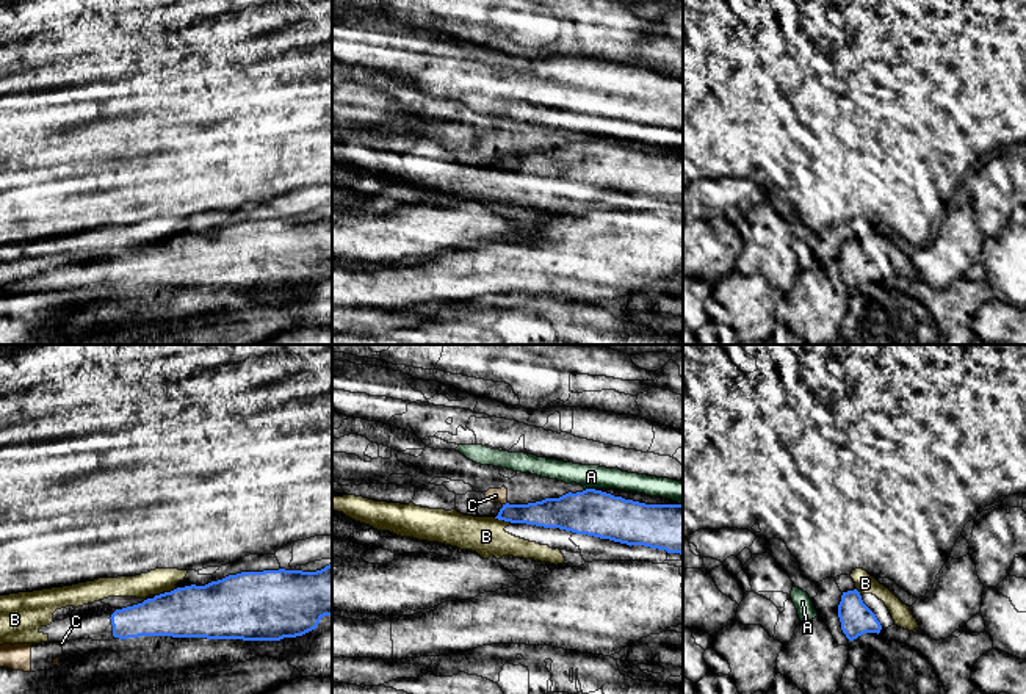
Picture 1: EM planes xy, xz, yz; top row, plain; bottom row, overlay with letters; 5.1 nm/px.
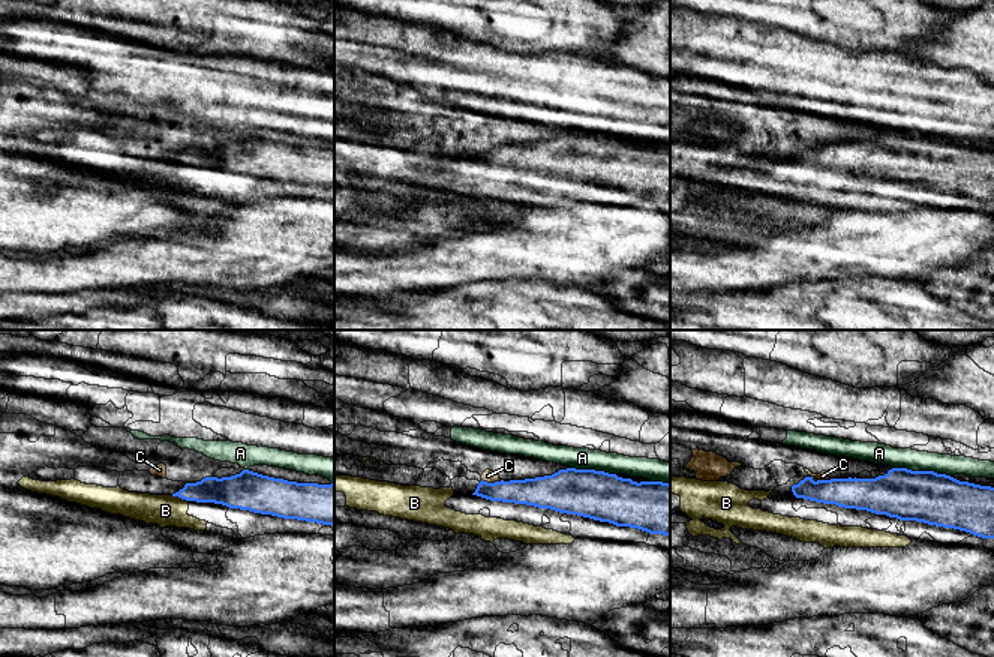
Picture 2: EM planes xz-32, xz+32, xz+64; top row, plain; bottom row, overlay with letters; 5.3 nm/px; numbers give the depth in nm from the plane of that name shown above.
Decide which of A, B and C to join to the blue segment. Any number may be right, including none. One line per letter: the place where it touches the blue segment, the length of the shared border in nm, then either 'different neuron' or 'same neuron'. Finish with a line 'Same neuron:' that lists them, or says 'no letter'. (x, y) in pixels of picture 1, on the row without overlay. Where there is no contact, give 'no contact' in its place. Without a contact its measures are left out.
A: meets blue in xz at (591, 138); contact 50 nm long; different neuron
B: meets blue in xz at (503, 168); contact 100 nm long; same neuron
C: meets blue in xz at (506, 152); contact 30 nm long; different neuron
Same neuron: B

